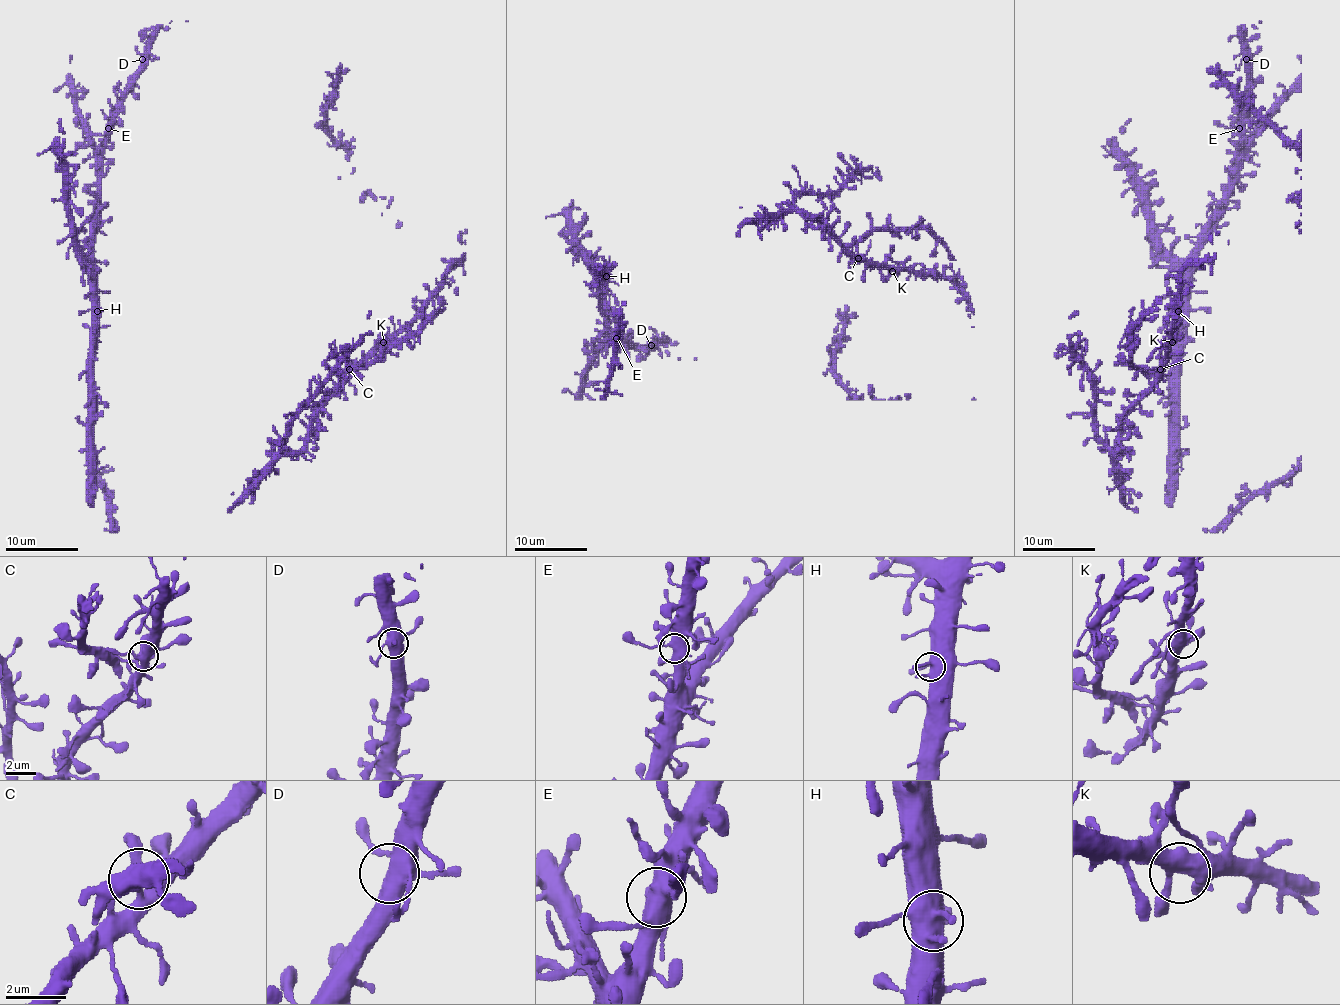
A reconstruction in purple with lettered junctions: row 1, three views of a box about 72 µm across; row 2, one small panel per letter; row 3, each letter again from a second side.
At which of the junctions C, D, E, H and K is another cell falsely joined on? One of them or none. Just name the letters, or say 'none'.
C

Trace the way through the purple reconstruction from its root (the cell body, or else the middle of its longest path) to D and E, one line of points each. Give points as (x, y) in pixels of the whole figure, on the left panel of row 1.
D: (93, 309), (97, 166), (106, 144), (108, 119), (142, 59)
E: (93, 309), (97, 166), (106, 144), (108, 128)

